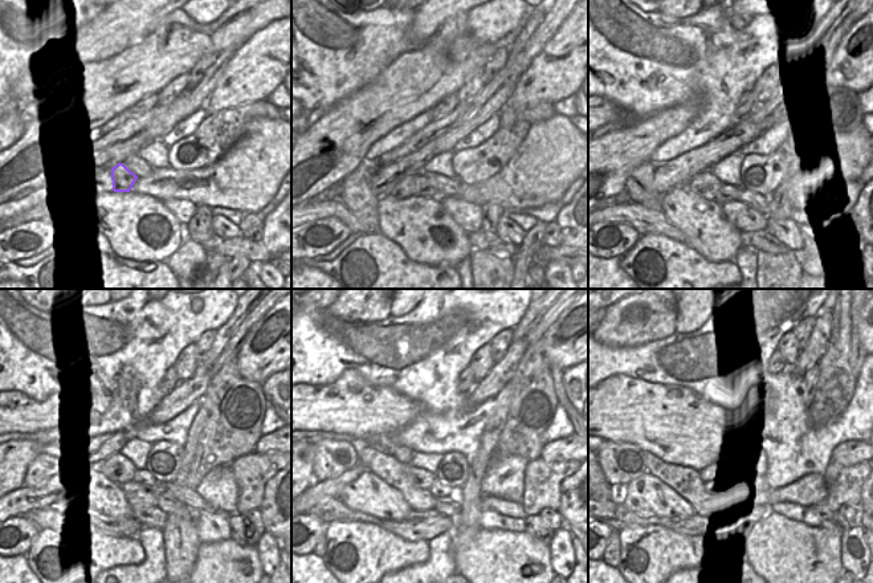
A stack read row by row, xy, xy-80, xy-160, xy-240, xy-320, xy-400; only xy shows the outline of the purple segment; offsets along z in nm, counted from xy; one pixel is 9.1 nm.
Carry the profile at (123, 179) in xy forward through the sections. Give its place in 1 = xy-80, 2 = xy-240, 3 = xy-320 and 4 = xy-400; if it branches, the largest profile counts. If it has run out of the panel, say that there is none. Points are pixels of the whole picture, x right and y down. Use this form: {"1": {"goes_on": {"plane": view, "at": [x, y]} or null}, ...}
{"1": {"goes_on": {"plane": "xy-80", "at": [455, 186]}}, "2": {"goes_on": {"plane": "xy-240", "at": [188, 497]}}, "3": {"goes_on": {"plane": "xy-320", "at": [489, 502]}}, "4": {"goes_on": {"plane": "xy-400", "at": [820, 510]}}}

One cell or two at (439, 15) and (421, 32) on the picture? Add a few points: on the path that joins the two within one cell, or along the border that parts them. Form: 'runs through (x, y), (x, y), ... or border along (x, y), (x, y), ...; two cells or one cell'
runs through (435, 19), (425, 28); one cell

